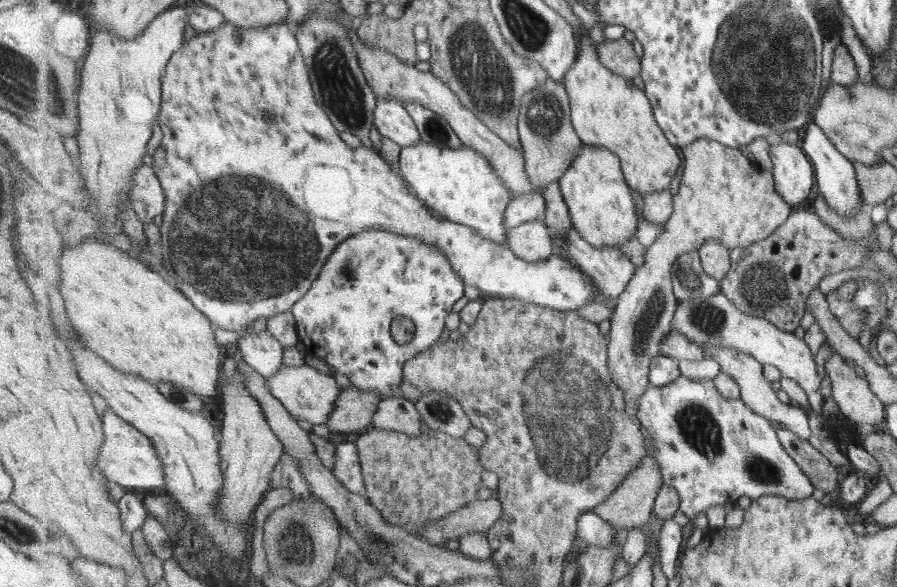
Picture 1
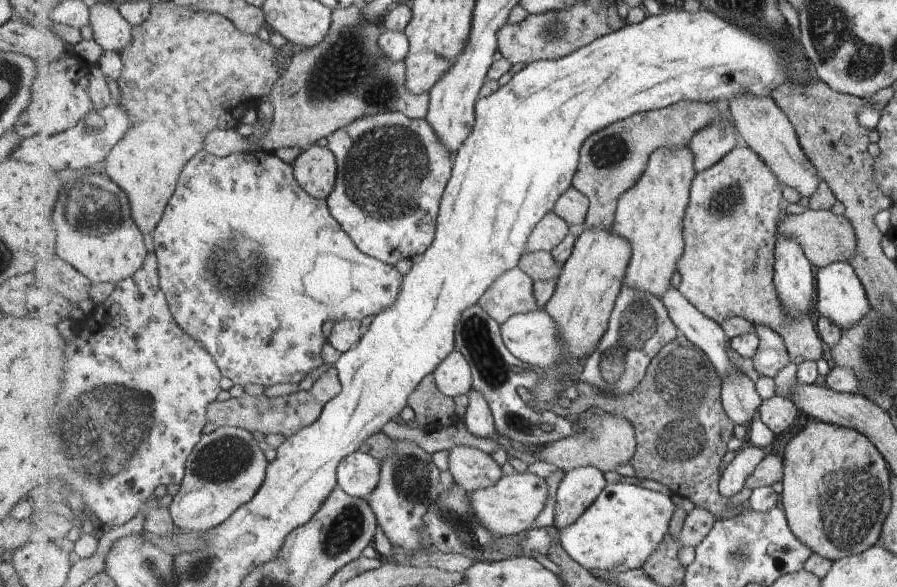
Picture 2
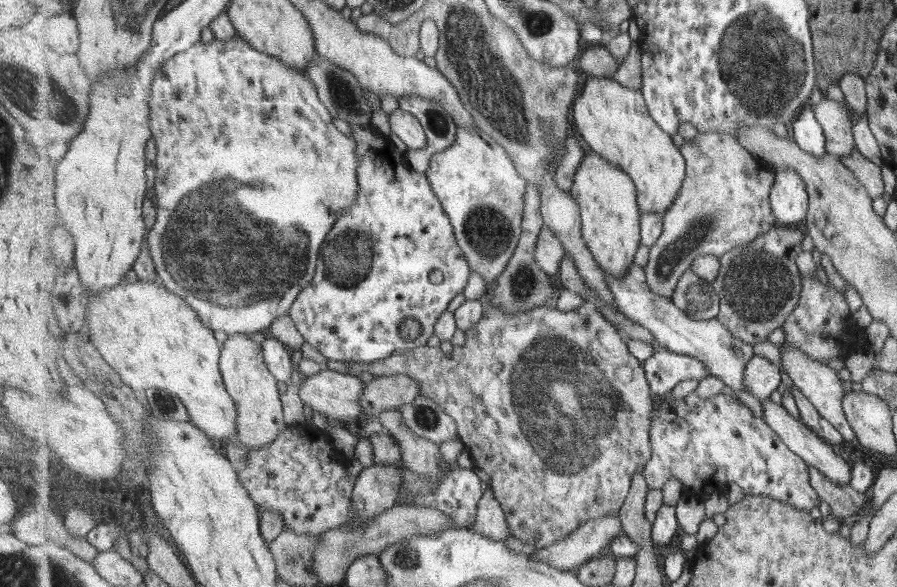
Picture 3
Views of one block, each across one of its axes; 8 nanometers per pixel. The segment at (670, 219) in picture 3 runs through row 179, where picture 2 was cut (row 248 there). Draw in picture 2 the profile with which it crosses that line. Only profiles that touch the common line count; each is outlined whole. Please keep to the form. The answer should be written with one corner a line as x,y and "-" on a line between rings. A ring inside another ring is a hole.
740,143
711,168
699,172
691,185
690,203
684,220
686,248
677,264
681,276
678,289
689,298
689,302
720,325
730,318
743,317
753,324
773,328
786,342
792,362
800,365
806,360
821,360
825,348
824,340
809,314
789,318
777,292
774,264
778,225
785,205
782,187
783,184
759,153
744,143

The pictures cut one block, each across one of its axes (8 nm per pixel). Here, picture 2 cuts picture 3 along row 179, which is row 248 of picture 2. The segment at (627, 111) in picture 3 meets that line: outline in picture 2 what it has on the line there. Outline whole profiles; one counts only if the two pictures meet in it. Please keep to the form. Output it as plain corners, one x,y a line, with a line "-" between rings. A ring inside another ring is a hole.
690,146
661,148
649,160
639,182
619,199
613,230
627,238
633,246
633,256
627,269
625,286
643,290
658,299
671,288
673,274
685,252
684,220
689,208
691,185
697,175
695,156

